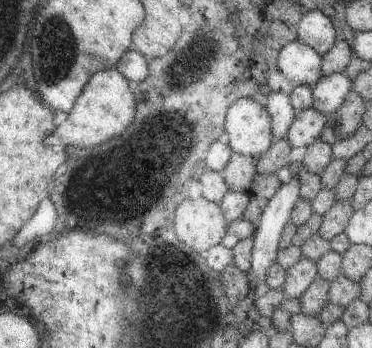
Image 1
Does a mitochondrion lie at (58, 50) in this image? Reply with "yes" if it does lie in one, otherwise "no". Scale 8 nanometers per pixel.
yes

